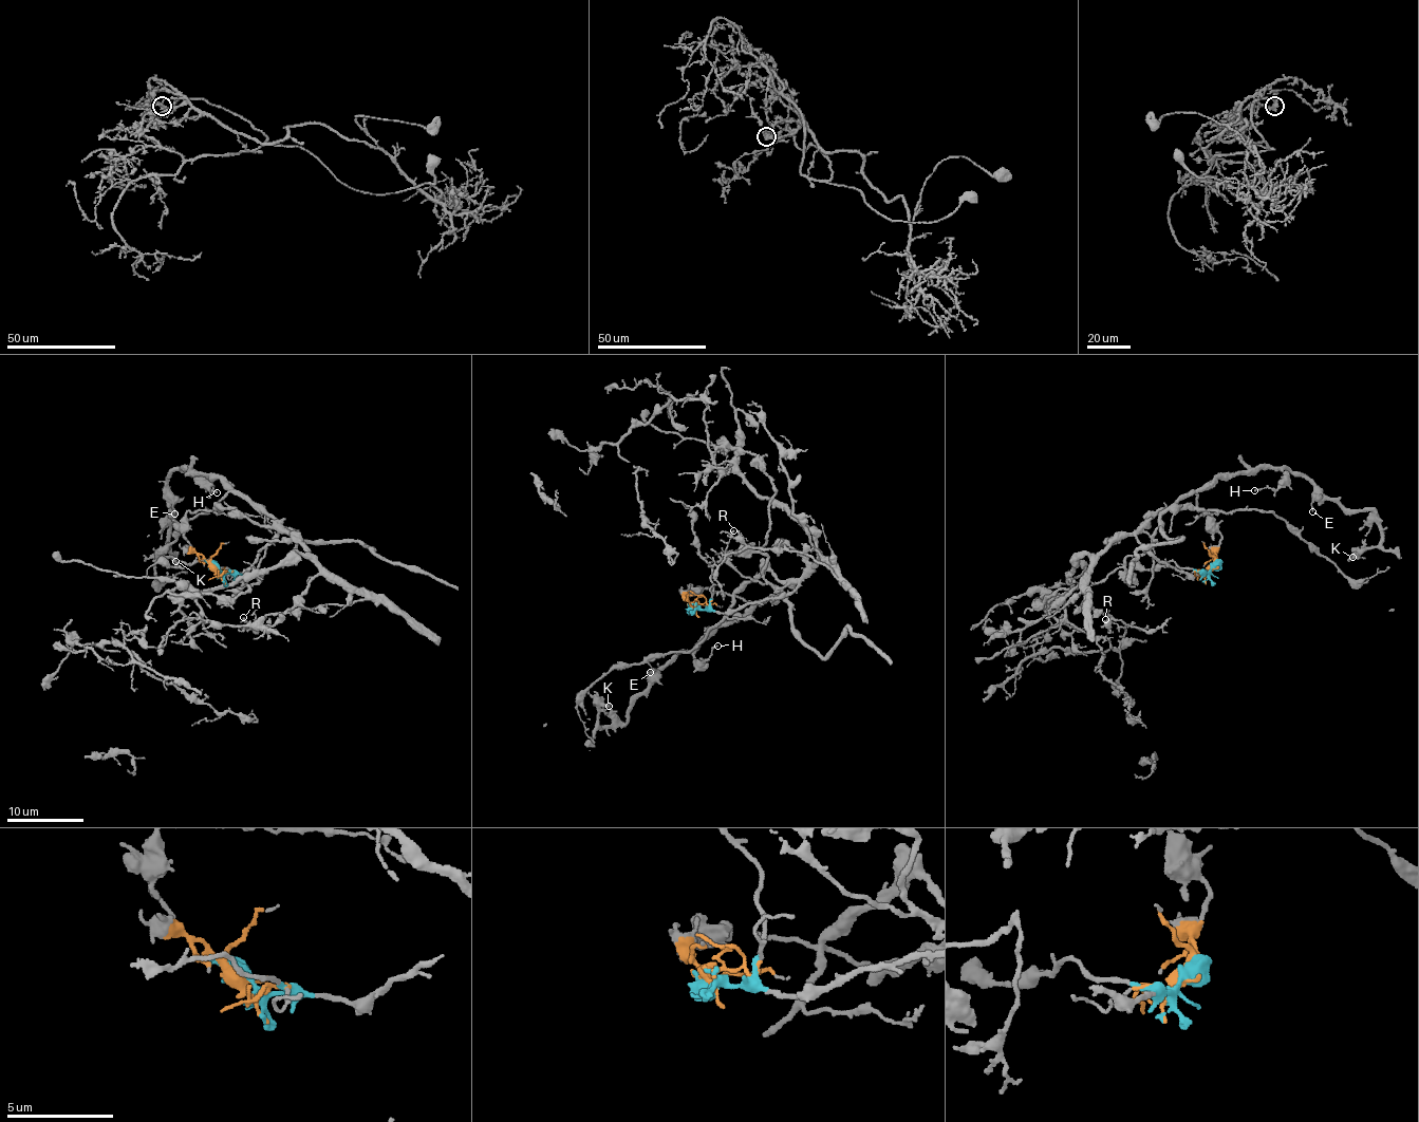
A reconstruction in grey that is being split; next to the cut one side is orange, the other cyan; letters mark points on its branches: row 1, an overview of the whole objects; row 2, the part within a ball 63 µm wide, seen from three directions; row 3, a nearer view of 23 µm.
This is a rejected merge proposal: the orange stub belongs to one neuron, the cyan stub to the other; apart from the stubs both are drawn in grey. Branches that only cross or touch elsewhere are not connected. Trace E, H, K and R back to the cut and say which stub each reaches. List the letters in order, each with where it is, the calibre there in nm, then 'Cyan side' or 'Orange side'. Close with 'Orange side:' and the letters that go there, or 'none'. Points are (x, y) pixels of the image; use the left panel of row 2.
E: Place: (174, 513). Thickness 130 nm. Orange side
H: Place: (217, 492). Thickness 120 nm. Orange side
K: Place: (175, 561). Thickness 200 nm. Orange side
R: Place: (243, 617). Thickness 140 nm. Cyan side
Orange side: E, H, K

